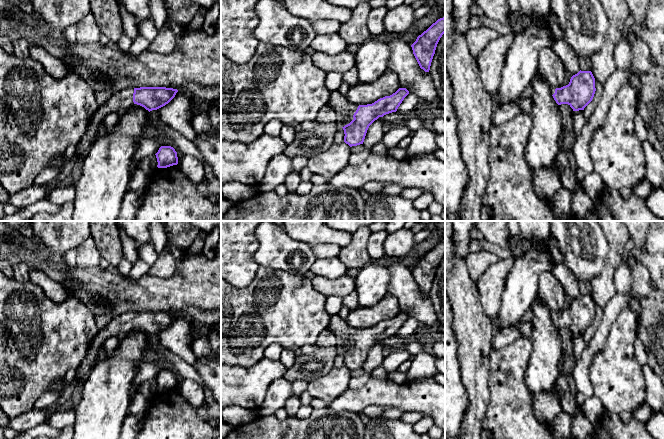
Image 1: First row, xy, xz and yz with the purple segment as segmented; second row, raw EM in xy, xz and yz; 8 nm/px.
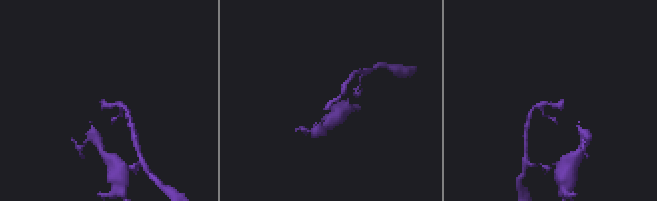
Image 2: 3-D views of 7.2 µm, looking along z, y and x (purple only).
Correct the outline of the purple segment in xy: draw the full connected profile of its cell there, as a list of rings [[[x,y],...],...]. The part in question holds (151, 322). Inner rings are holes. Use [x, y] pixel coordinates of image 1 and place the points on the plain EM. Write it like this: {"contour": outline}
{"contour": [[[140,311],[126,312],[114,317],[90,342],[86,357],[76,369],[76,380],[79,383],[89,374],[102,357],[103,344],[109,337],[124,336],[133,328],[140,329],[149,336],[157,334],[168,328],[177,316],[177,313],[166,311]]]}

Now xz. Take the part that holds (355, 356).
{"contour": [[[399,312],[390,320],[378,323],[372,328],[352,328],[345,319],[332,316],[328,329],[338,338],[350,339],[354,343],[343,352],[344,366],[350,371],[363,368],[369,350],[379,341],[396,336],[404,322],[409,318],[406,312]]]}

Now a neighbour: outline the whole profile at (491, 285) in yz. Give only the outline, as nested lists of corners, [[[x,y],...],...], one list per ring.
[[[514,258],[499,259],[490,265],[477,282],[480,303],[486,315],[492,320],[499,314],[506,279],[514,265]]]

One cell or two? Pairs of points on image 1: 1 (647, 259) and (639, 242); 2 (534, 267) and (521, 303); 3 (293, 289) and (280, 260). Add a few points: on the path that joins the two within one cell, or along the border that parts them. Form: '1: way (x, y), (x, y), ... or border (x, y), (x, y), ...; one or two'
1: way (643, 255), (639, 251), (639, 246); one
2: way (525, 276), (522, 282), (521, 294); one
3: border (262, 266), (304, 276); two

